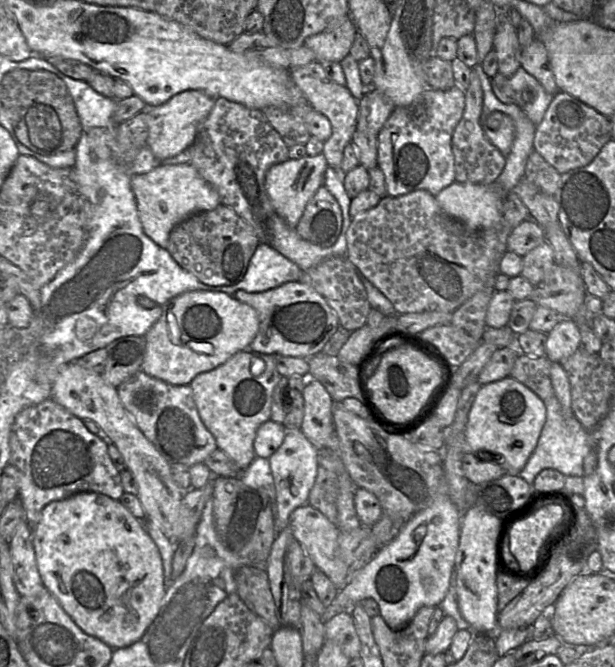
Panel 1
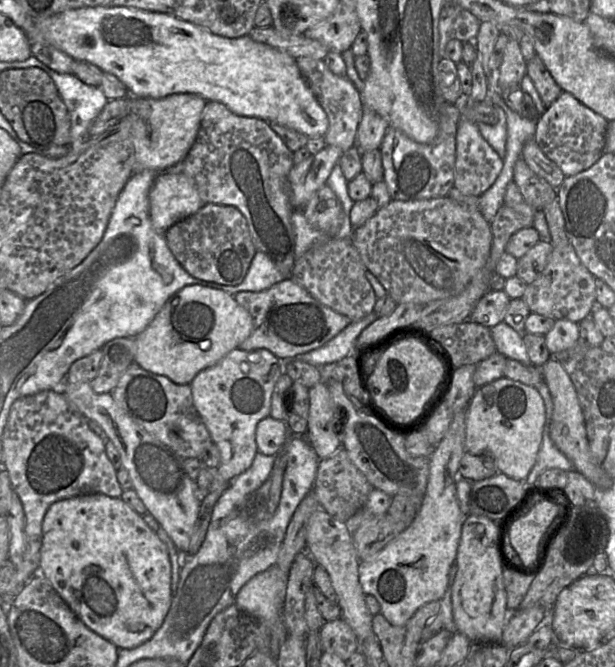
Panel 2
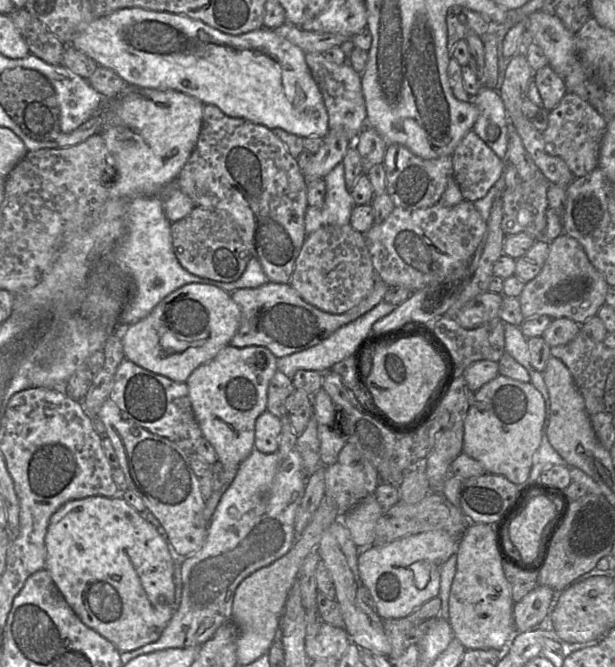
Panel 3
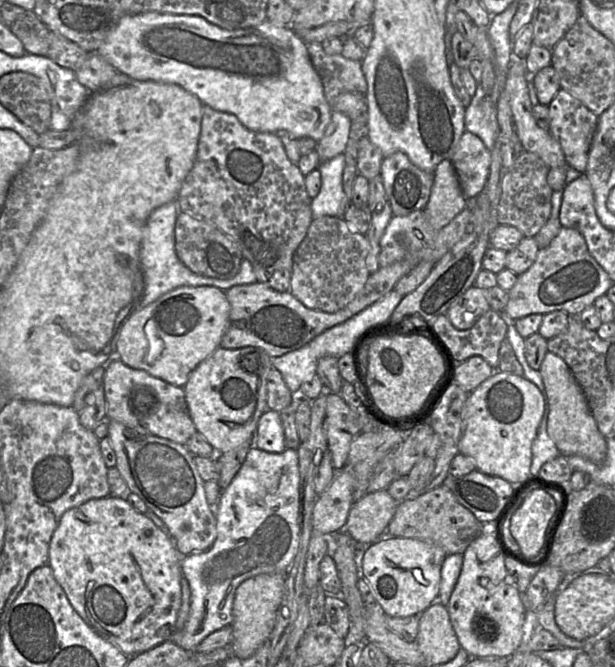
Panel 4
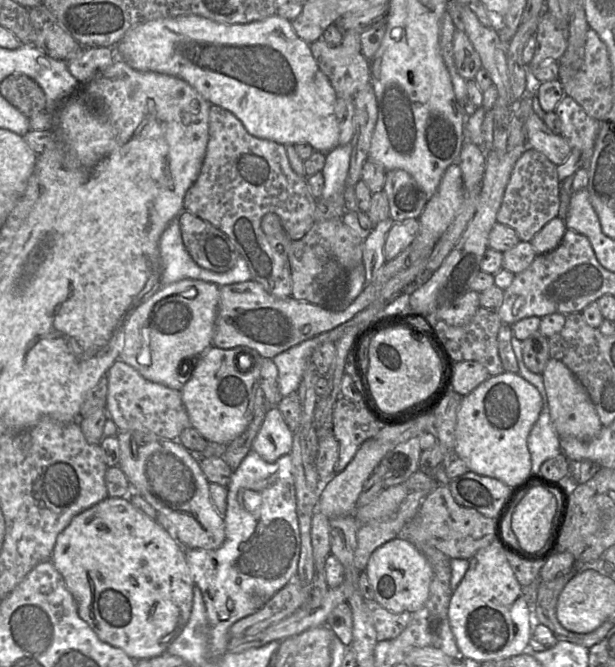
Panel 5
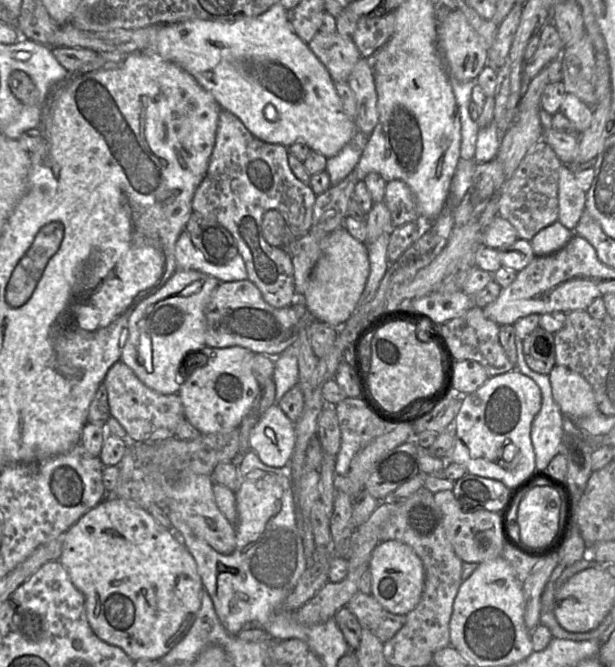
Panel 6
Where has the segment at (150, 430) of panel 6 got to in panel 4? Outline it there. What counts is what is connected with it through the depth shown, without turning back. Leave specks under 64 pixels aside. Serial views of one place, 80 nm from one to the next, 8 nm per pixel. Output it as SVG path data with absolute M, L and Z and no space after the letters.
M119 358L105 366L103 388L109 419L128 427L142 427L150 434L186 445L197 431L186 402L183 387L174 386L144 370L127 366Z

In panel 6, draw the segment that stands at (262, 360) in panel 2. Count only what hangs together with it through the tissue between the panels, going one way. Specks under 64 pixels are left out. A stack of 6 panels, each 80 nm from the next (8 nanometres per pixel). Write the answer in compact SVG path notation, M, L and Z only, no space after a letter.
M241 346L213 348L189 353L184 360L184 376L179 396L185 418L202 434L227 432L239 428L250 412L260 392L260 385L253 375L255 353Z

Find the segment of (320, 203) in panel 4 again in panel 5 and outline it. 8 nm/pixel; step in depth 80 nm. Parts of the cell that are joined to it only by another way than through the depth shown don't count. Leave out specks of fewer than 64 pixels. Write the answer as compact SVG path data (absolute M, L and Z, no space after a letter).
M351 144L338 145L326 154L325 165L321 171L324 176L324 188L320 199L344 193L350 168Z

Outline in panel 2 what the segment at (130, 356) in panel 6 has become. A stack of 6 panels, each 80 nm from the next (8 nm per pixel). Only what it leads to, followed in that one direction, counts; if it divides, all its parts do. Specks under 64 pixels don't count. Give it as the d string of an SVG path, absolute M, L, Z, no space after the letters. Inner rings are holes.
M188 285L172 295L150 324L135 337L135 363L144 370L167 377L175 384L190 384L200 371L217 364L230 351L238 348L252 330L251 315L235 301L234 295L205 286ZM200 343L208 343L208 349L200 349Z

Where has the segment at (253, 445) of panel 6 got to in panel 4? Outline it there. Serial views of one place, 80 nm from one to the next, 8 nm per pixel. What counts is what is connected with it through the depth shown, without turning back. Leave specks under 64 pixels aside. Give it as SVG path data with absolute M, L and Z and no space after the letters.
M268 409L260 416L253 446L270 453L280 453L286 449L279 412Z

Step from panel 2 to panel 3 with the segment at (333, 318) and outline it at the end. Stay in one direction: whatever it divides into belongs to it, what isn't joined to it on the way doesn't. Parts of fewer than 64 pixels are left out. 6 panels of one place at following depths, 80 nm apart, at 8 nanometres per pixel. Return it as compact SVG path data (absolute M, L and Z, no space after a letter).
M383 280L375 282L372 291L358 305L341 314L331 314L309 304L290 283L267 282L257 288L238 289L231 297L240 309L240 326L229 345L237 348L263 346L276 358L305 350L371 310L384 300L388 288Z

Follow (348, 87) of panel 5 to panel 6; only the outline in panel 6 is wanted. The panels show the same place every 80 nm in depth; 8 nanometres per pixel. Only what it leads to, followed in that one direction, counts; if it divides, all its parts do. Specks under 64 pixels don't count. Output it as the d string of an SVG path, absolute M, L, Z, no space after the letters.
M319 31L308 46L327 68L334 82L348 82L354 66L362 57L352 38L339 33Z

